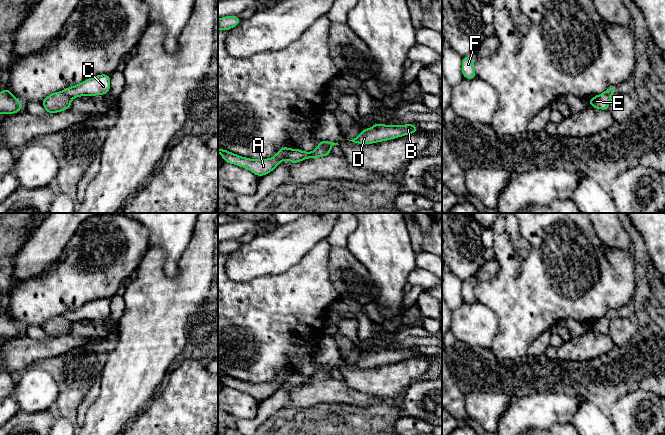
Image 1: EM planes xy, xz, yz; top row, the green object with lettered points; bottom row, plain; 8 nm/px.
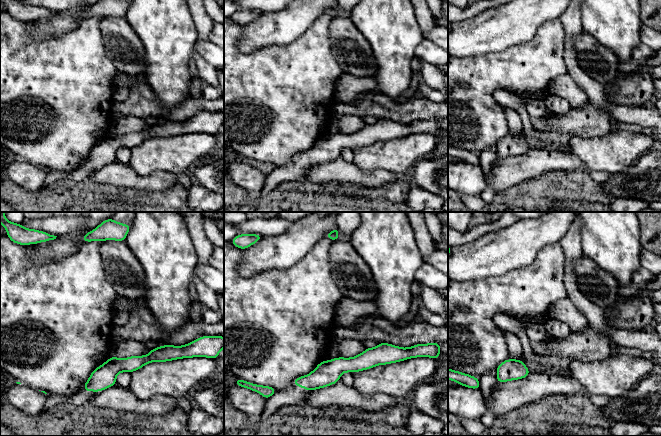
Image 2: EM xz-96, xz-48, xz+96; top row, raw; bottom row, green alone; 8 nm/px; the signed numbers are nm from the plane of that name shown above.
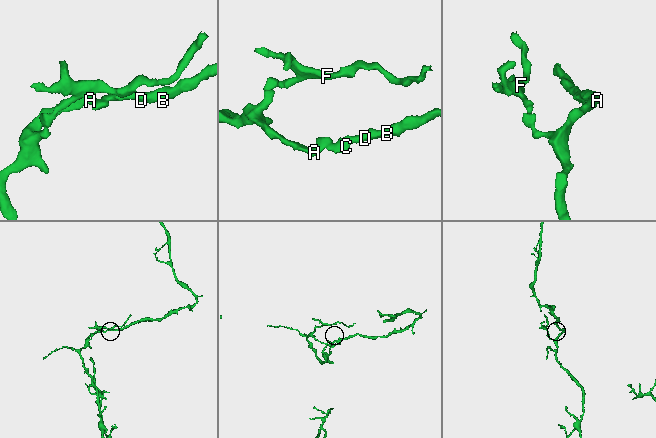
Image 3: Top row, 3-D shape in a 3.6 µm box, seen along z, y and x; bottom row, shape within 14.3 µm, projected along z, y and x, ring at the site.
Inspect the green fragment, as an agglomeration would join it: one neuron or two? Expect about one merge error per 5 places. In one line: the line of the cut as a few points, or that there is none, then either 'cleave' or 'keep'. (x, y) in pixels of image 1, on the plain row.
cut xz (295, 373), (286, 381); cleave

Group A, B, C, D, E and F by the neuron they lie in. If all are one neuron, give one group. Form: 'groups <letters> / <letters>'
groups A E F / B C D

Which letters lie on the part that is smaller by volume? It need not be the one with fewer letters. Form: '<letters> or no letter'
B, C, D

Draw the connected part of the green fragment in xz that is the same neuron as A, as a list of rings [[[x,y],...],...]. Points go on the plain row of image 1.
[[[281,371],[273,382],[259,384],[241,381],[221,372],[218,372],[218,377],[221,378],[226,387],[246,392],[256,400],[264,400],[274,394],[294,374],[296,373]]]

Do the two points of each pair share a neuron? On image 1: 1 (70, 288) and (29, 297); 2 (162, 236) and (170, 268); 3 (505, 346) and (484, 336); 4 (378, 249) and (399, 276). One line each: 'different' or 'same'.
1: same
2: same
3: different
4: same

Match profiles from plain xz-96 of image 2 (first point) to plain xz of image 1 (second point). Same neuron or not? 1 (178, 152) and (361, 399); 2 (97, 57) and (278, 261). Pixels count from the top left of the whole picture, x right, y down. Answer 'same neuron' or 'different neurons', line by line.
1: different neurons
2: different neurons

